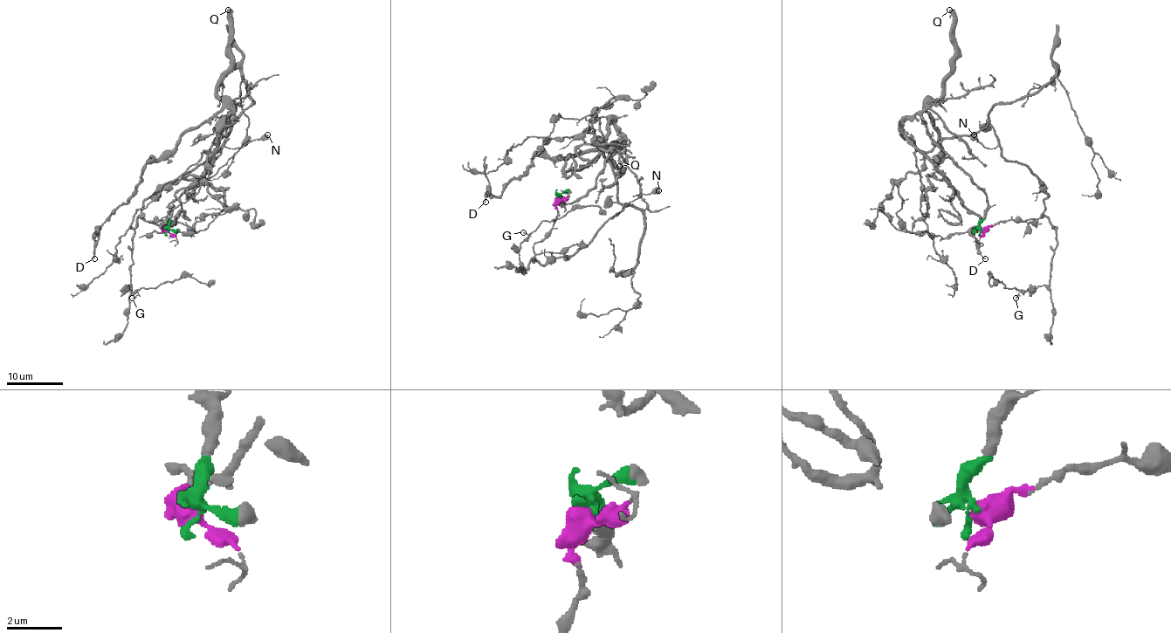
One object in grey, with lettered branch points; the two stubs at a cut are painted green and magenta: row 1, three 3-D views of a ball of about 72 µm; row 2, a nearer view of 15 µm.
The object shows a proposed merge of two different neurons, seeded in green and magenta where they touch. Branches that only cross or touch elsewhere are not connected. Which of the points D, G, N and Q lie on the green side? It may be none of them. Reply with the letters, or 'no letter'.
D, Q

